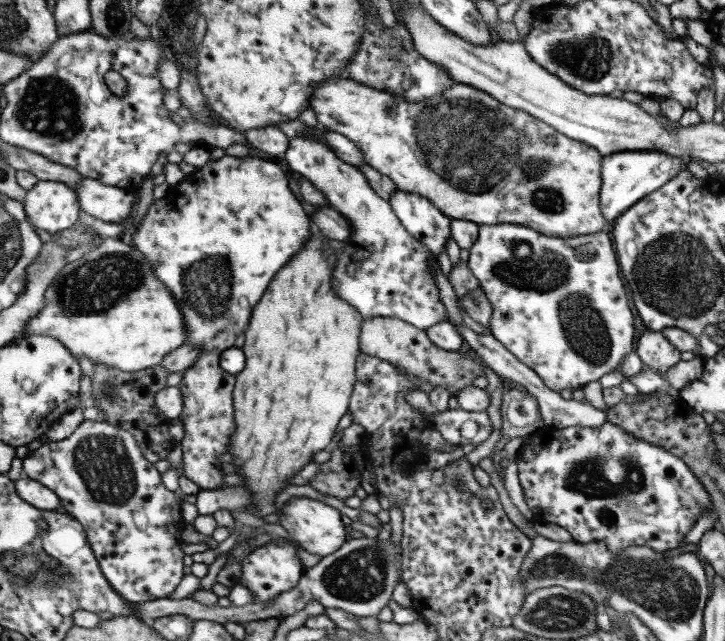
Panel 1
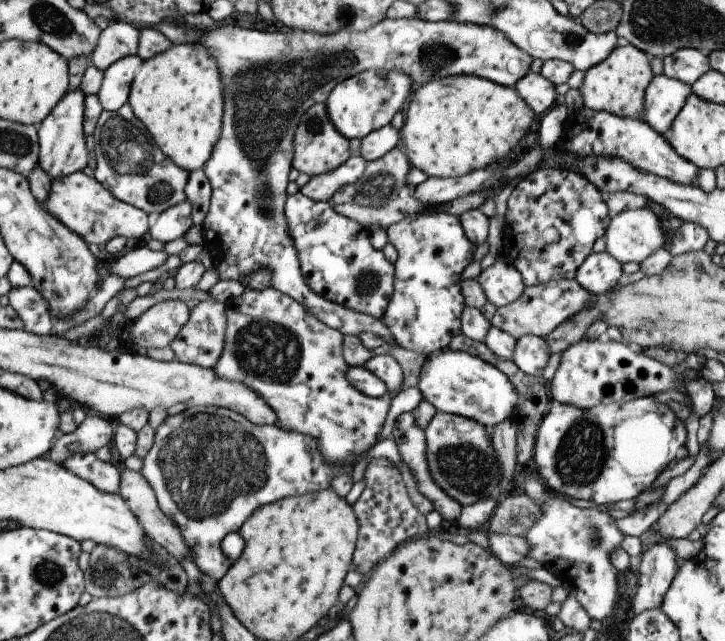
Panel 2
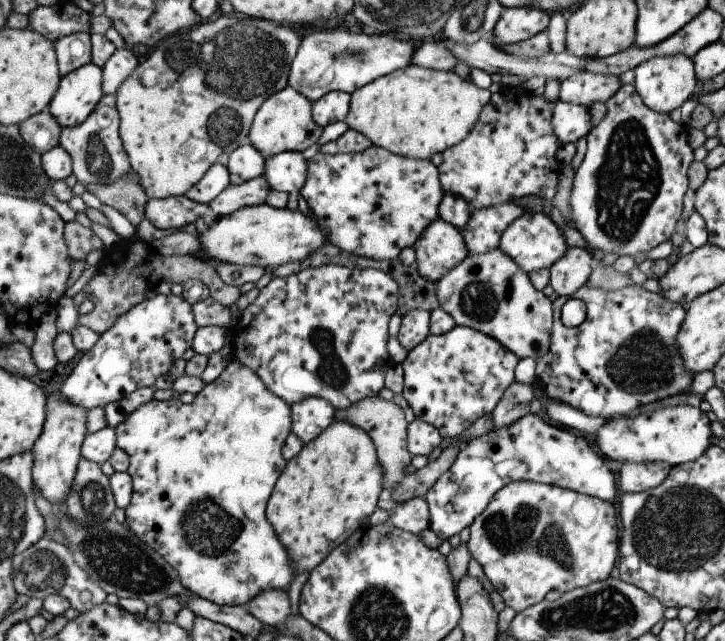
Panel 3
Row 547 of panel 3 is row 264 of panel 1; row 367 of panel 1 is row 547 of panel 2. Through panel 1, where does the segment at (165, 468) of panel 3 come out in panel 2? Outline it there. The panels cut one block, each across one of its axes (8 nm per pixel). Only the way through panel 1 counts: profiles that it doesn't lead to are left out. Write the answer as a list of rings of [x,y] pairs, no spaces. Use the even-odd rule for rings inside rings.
[[[213,405],[189,406],[179,414],[166,416],[163,423],[154,428],[154,432],[153,444],[141,462],[140,472],[150,484],[159,510],[170,518],[179,530],[185,546],[189,548],[190,558],[199,572],[215,581],[221,580],[231,566],[231,562],[221,552],[223,536],[229,532],[237,532],[253,510],[263,506],[263,502],[277,502],[290,496],[303,496],[327,490],[331,486],[331,478],[342,474],[351,476],[353,466],[367,453],[355,456],[355,462],[351,465],[331,466],[323,460],[311,436],[293,430],[281,430],[277,425],[257,426],[234,410]]]

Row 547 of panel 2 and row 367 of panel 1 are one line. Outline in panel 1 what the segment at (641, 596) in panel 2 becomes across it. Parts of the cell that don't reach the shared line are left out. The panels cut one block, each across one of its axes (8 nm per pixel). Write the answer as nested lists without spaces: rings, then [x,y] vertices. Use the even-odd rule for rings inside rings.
[[[644,331],[635,344],[635,354],[643,366],[657,371],[664,376],[666,370],[679,362],[679,350],[673,347],[661,331]]]

